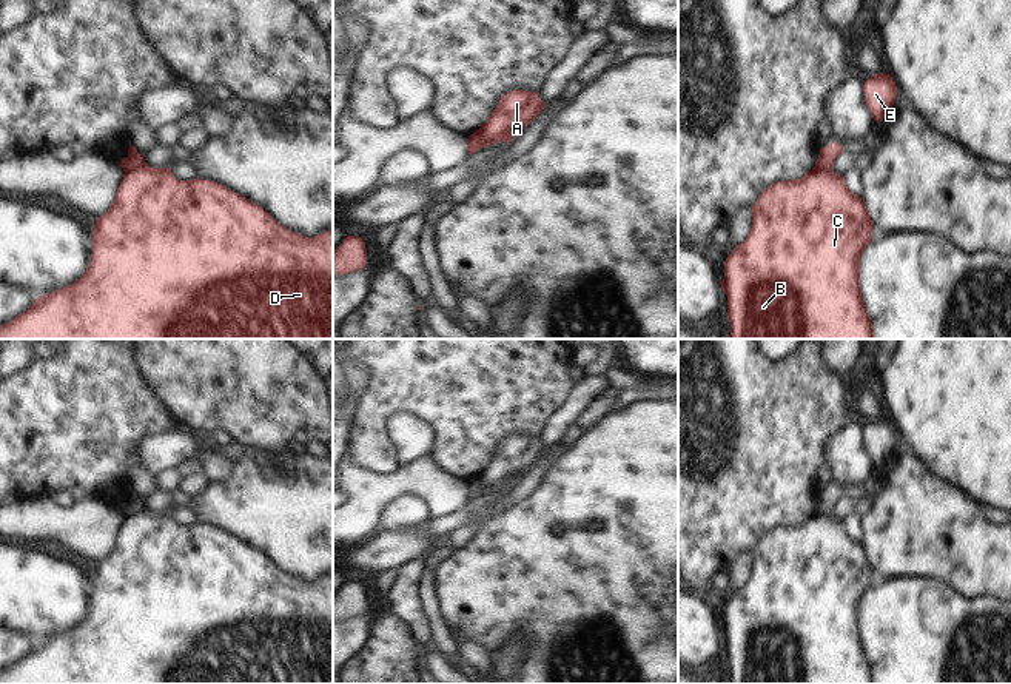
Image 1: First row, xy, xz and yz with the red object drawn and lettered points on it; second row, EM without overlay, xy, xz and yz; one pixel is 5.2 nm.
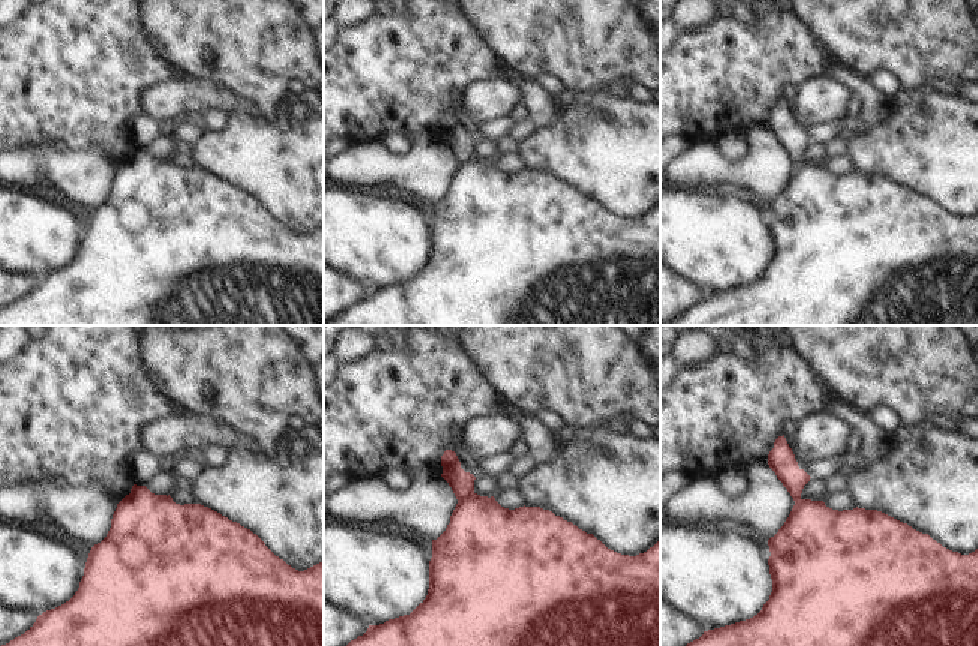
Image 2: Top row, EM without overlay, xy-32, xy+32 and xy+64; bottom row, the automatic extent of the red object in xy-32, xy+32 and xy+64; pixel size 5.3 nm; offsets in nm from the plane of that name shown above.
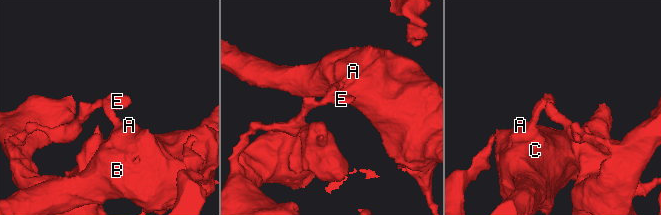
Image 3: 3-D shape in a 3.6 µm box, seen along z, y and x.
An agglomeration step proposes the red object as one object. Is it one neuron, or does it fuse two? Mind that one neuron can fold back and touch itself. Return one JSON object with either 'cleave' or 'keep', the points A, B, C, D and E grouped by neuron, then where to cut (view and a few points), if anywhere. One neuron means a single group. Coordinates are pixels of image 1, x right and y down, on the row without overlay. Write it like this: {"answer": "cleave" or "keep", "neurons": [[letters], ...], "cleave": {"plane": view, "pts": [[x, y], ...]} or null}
{"answer": "cleave", "neurons": [["A", "B", "C", "D"], ["E"]], "cleave": {"plane": "xy", "pts": [[144, 507], [125, 518]]}}

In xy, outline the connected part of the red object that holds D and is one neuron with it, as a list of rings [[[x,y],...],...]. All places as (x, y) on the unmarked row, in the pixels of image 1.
[[[143,508],[126,516],[111,553],[97,562],[91,609],[74,629],[40,641],[11,667],[0,670],[0,684],[333,684],[333,575],[307,582],[287,575],[262,552],[213,525],[180,525],[170,513]]]

